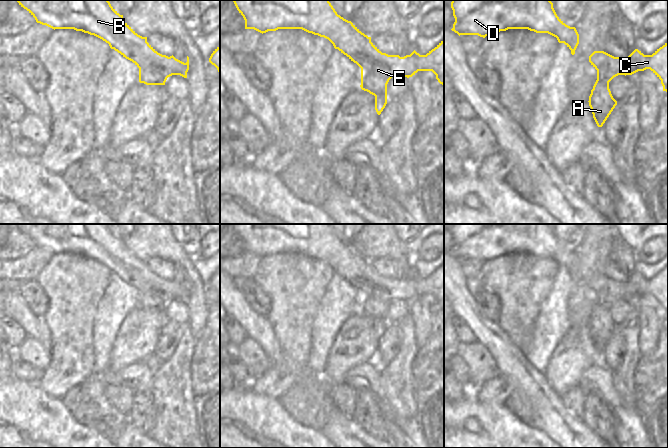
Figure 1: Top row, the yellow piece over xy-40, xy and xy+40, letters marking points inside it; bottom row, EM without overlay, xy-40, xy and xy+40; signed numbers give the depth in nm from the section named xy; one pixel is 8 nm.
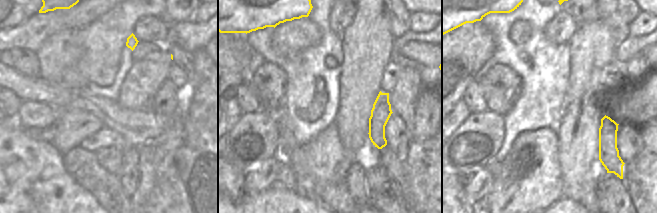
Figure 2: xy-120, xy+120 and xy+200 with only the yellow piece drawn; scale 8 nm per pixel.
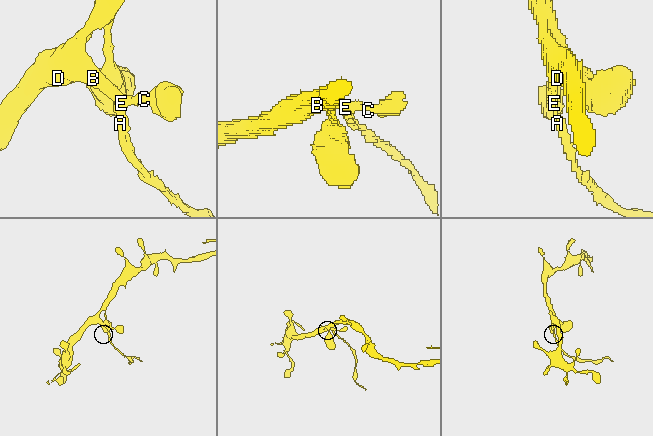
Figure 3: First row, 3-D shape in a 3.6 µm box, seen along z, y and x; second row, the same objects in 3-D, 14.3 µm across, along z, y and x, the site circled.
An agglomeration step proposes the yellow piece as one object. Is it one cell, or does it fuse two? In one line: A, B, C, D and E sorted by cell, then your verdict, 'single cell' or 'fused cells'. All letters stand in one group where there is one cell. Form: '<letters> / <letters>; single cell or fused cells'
A / B C D E; fused cells

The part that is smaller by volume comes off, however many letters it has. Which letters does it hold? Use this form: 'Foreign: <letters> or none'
Foreign: A

